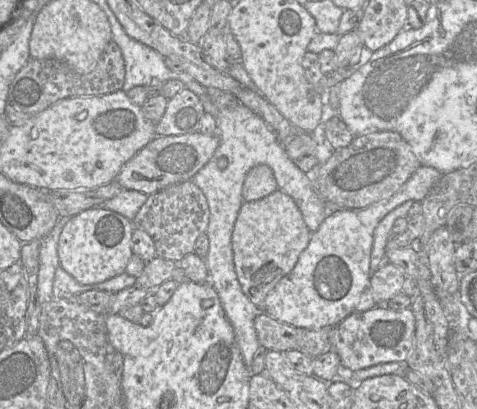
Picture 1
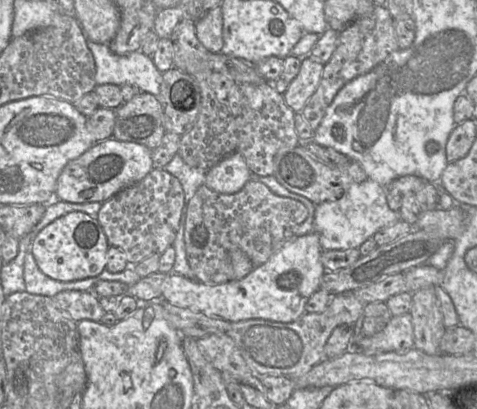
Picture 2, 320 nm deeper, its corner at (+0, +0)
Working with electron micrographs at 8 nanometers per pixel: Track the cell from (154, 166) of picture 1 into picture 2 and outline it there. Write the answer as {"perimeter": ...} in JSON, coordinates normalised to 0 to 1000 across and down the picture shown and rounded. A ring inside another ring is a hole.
{"perimeter":[[[233,335],[199,350],[170,381],[138,401],[122,433],[113,487],[149,496],[216,496],[300,438],[319,413],[314,364]]]}

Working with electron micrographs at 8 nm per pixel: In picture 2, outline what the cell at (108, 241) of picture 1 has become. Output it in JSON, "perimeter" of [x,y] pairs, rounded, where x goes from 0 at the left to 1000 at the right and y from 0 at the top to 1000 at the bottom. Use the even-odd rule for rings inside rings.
{"perimeter":[[[155,516],[140,521],[99,553],[71,582],[65,616],[82,658],[122,687],[157,687],[199,677],[220,660],[229,606],[224,579],[201,533]]]}

